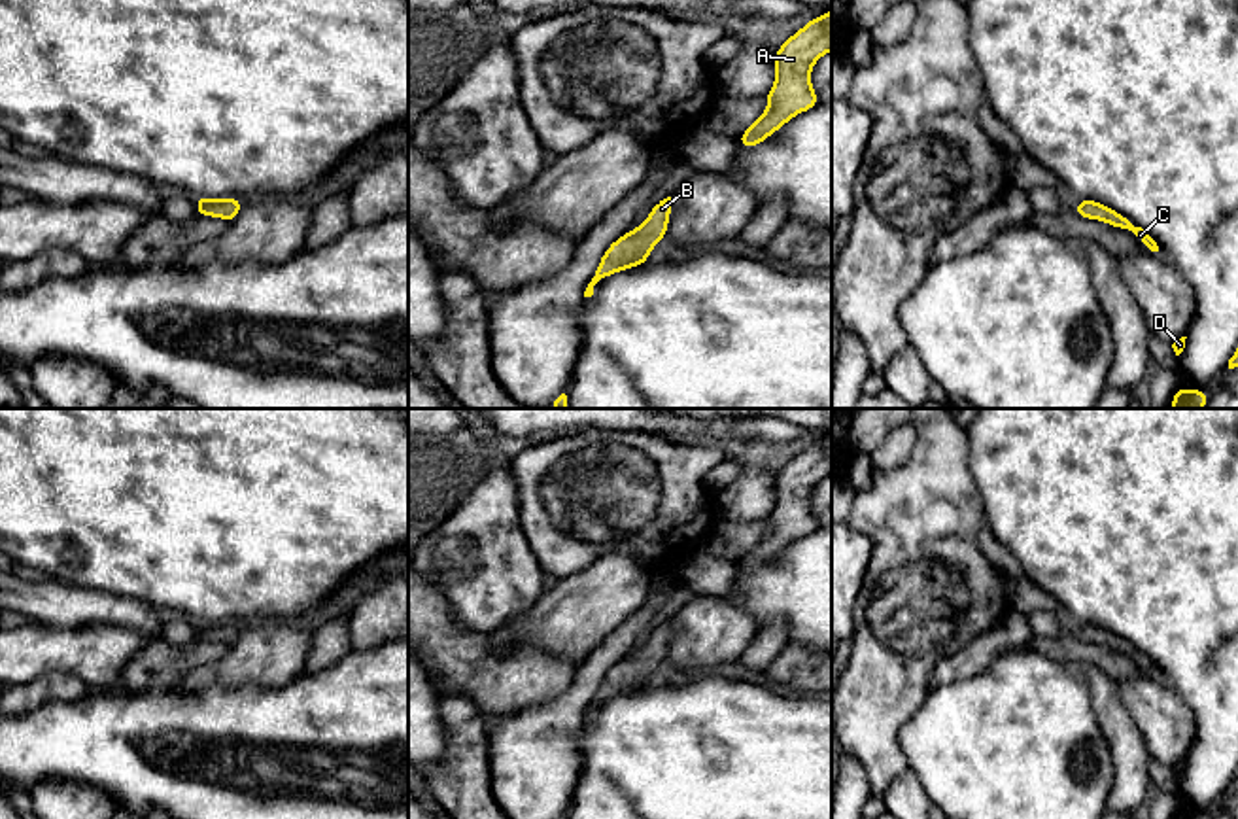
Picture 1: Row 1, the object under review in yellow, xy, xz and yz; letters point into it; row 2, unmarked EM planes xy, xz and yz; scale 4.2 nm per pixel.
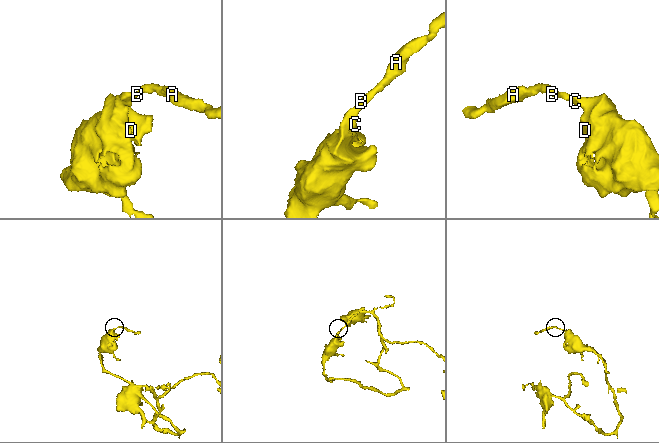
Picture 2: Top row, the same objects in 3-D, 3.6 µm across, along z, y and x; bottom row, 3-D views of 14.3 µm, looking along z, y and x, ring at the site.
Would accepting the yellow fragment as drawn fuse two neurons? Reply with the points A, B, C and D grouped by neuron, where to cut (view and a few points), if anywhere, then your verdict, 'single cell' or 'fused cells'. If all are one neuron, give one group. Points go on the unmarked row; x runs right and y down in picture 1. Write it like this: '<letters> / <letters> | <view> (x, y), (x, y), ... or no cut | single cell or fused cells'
A B C D | no cut | single cell

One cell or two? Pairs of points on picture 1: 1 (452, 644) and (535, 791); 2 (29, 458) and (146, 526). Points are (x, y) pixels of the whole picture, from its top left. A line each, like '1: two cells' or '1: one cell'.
1: two cells
2: one cell

